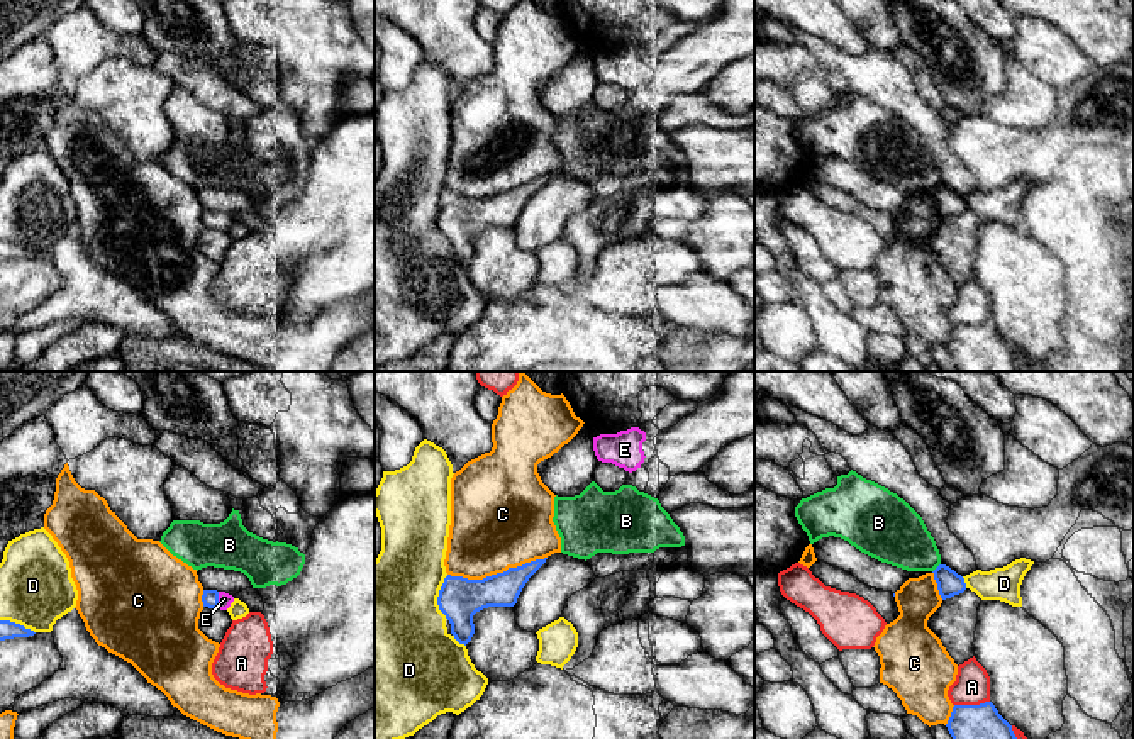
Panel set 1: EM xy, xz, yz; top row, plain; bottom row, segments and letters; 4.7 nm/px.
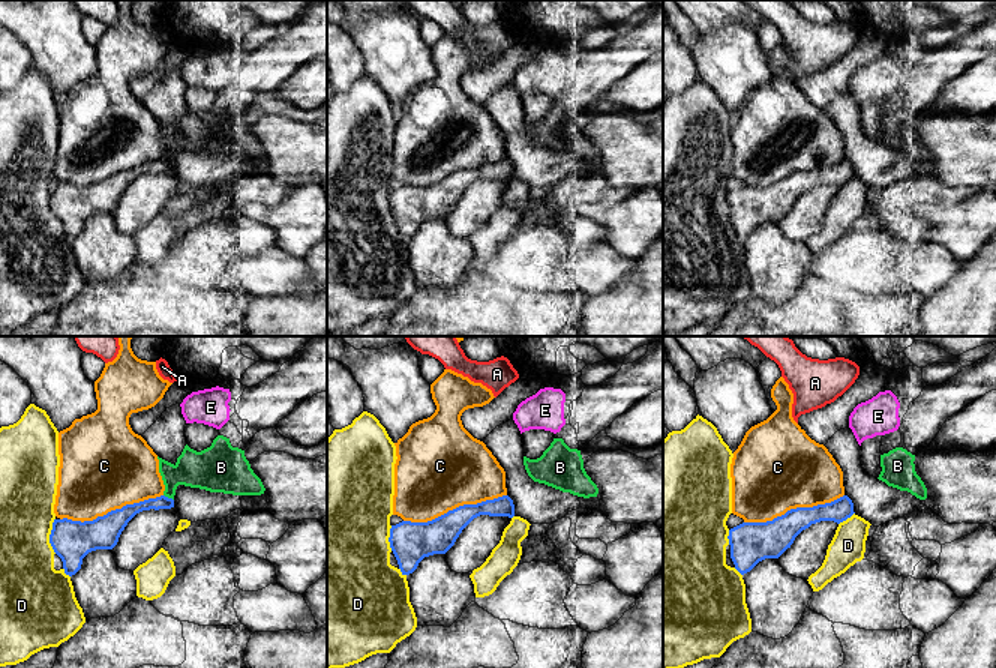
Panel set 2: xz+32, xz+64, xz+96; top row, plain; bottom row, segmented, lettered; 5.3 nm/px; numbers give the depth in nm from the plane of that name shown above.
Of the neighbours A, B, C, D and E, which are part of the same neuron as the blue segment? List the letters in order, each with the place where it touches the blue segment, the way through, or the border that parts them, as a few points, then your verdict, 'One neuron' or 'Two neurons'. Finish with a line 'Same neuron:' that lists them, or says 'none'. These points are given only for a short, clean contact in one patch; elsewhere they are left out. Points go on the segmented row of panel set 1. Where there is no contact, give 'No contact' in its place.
A: Touches blue at yz (972, 705). Two neurons
B: Touches blue at yz (936, 568). Boundary: yz (939, 563), (933, 572). Two neurons
C: Touches blue at xz (497, 573). Two neurons
D: Touches blue at xz (438, 597). Two neurons
E: Touches blue at xy (217, 600). Two neurons
Same neuron: none

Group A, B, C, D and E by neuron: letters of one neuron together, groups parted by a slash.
A / B / C / D / E

